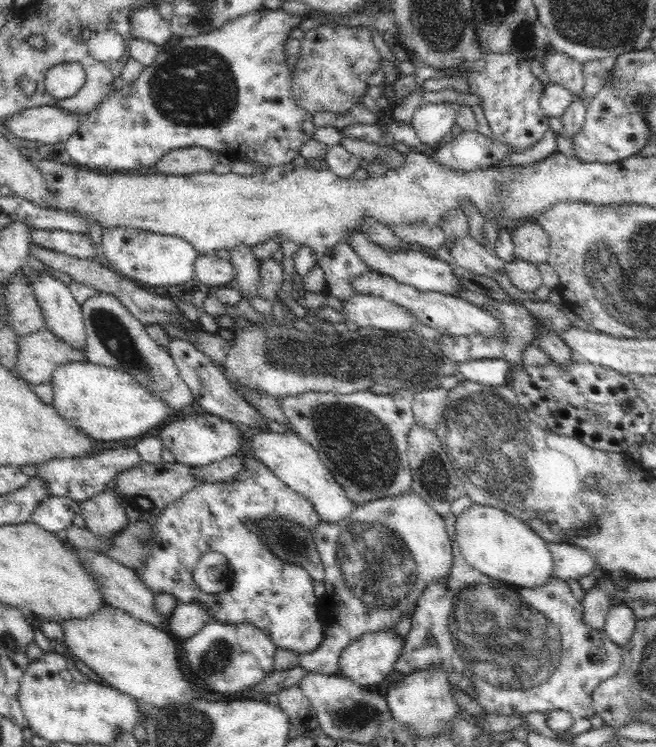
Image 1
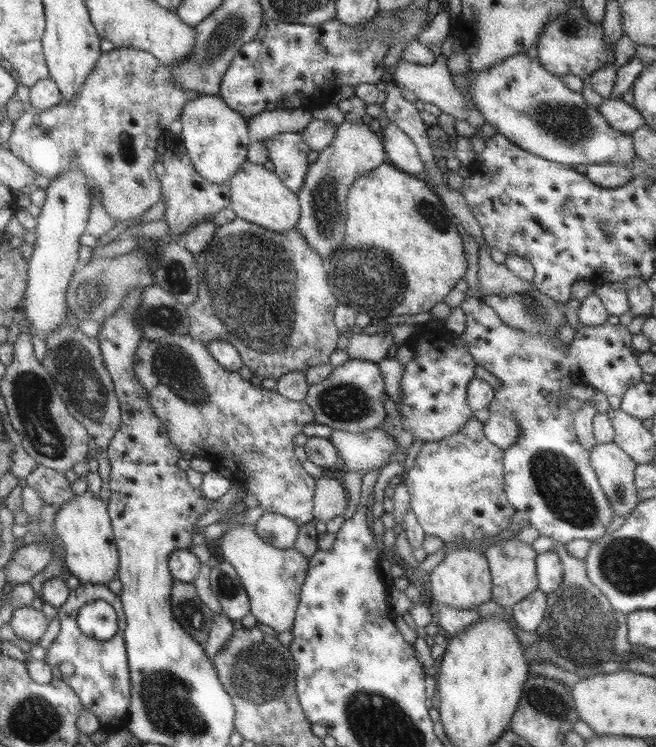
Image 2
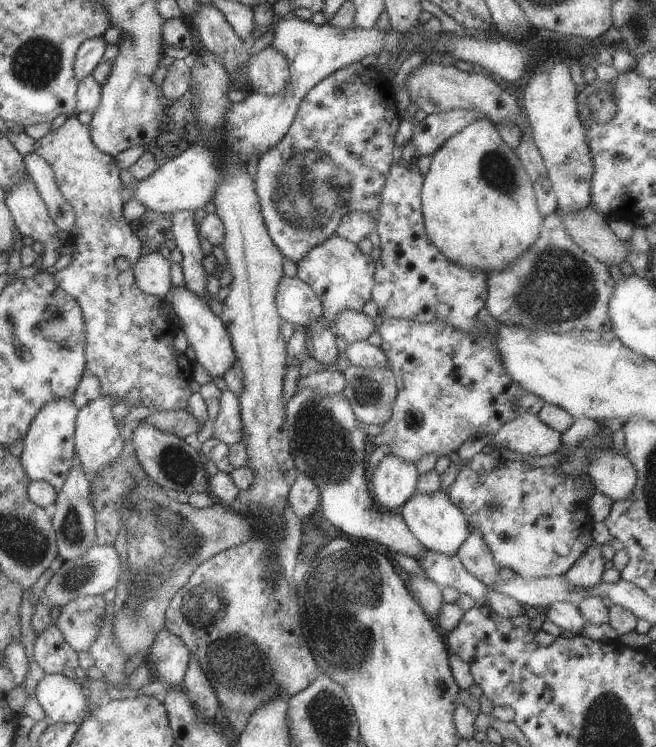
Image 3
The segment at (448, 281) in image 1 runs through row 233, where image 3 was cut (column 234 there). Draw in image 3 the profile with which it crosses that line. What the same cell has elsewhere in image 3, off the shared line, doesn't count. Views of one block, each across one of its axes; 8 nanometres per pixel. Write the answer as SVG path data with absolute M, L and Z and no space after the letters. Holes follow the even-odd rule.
M182 285L173 286L169 291L172 312L181 321L180 328L185 332L189 345L194 348L196 363L204 366L213 380L216 377L224 378L224 374L238 362L238 358L234 352L230 333L226 330L222 319L208 308L207 301L202 300L200 296L194 296L190 290L186 290Z

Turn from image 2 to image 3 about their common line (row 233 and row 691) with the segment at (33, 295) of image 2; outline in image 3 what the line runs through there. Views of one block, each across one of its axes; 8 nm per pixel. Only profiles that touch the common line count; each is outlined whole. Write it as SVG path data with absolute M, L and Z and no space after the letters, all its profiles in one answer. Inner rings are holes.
M46 673L34 695L52 723L68 724L89 714L88 698L84 696L81 682L66 675Z

